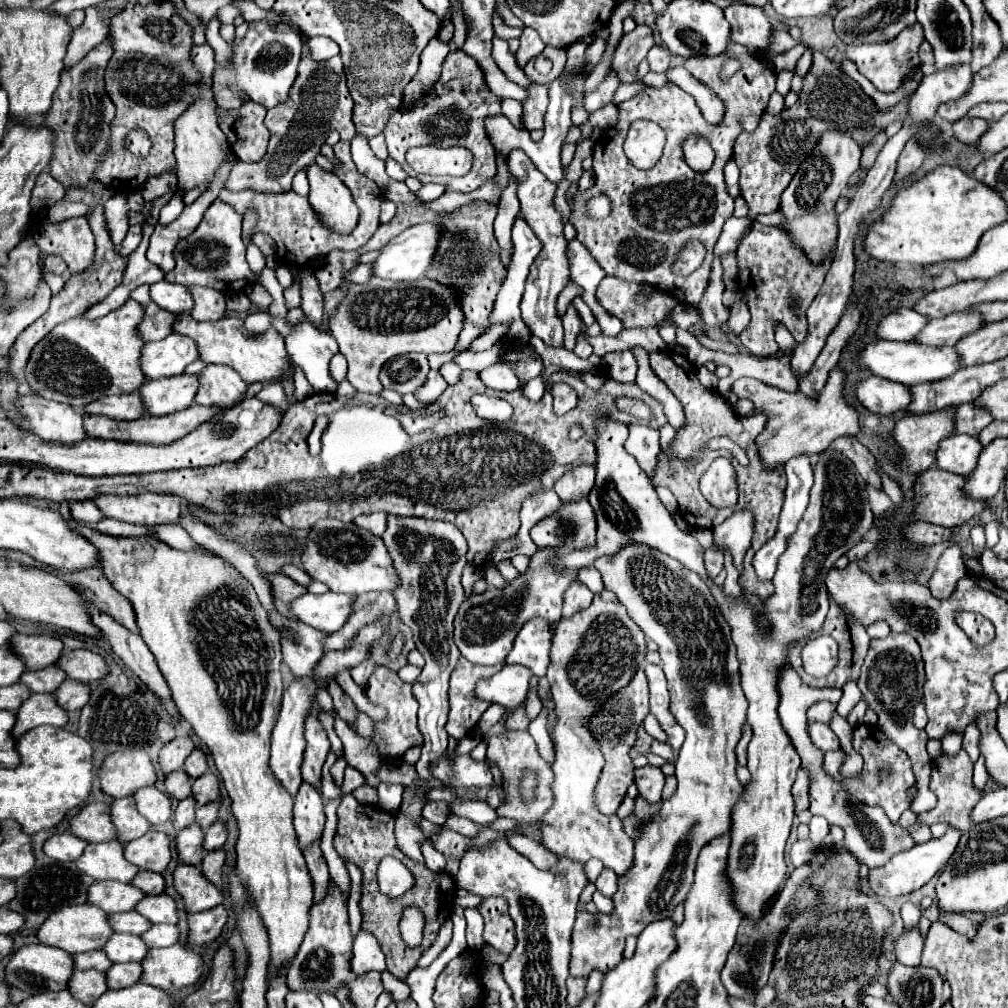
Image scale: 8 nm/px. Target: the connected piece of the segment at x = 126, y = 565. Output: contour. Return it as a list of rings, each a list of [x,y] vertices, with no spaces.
[[[70,520],[68,526],[76,534],[84,534],[84,538],[88,538],[88,542],[100,550],[100,568],[112,588],[130,600],[140,634],[170,686],[172,700],[180,716],[192,724],[196,736],[210,748],[214,756],[216,768],[222,774],[228,796],[232,798],[232,812],[238,818],[240,828],[240,838],[236,844],[236,870],[248,892],[248,902],[256,908],[268,930],[268,980],[272,980],[290,964],[298,952],[308,930],[310,906],[314,902],[312,878],[308,874],[292,826],[294,798],[284,790],[284,786],[280,786],[268,766],[270,734],[272,726],[276,724],[280,698],[284,692],[280,672],[280,636],[268,622],[266,610],[262,608],[252,584],[224,560],[204,552],[174,550],[152,536],[108,536],[94,528],[80,526],[74,520]]]

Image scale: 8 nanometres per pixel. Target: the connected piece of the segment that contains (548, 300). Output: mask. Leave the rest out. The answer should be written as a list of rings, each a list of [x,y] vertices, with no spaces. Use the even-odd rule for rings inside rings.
[[[510,150],[508,166],[510,166],[510,172],[520,180],[520,188],[518,188],[520,216],[526,218],[528,226],[534,230],[534,234],[544,244],[526,280],[526,290],[524,290],[522,304],[520,304],[522,320],[526,322],[526,326],[530,328],[534,336],[542,338],[546,346],[558,348],[562,346],[562,322],[556,314],[556,298],[562,292],[562,288],[570,282],[570,272],[568,272],[568,262],[566,262],[566,238],[562,234],[562,216],[552,206],[556,184],[548,182],[548,178],[544,178],[544,174],[540,174],[540,170],[532,166],[532,160],[522,150]]]

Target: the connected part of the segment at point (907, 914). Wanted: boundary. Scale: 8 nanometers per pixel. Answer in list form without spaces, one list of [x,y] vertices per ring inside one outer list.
[[[906,902],[906,904],[902,906],[902,920],[904,920],[904,926],[906,926],[906,928],[910,928],[912,924],[916,926],[918,920],[920,920],[920,916],[922,916],[922,912],[920,912],[920,908],[918,908],[916,904]]]

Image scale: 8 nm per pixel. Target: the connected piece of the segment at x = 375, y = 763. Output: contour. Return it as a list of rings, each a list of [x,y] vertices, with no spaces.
[[[334,712],[334,732],[338,734],[338,738],[344,744],[346,762],[364,774],[368,786],[378,788],[380,780],[376,778],[375,772],[382,765],[382,761],[376,750],[376,744],[358,736],[344,720],[340,720],[336,716],[336,712]]]

